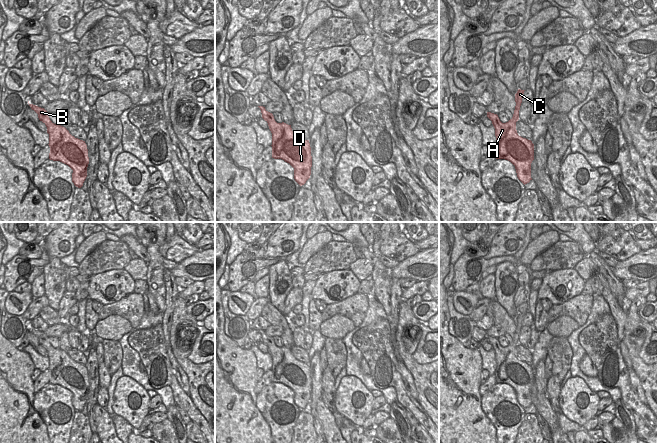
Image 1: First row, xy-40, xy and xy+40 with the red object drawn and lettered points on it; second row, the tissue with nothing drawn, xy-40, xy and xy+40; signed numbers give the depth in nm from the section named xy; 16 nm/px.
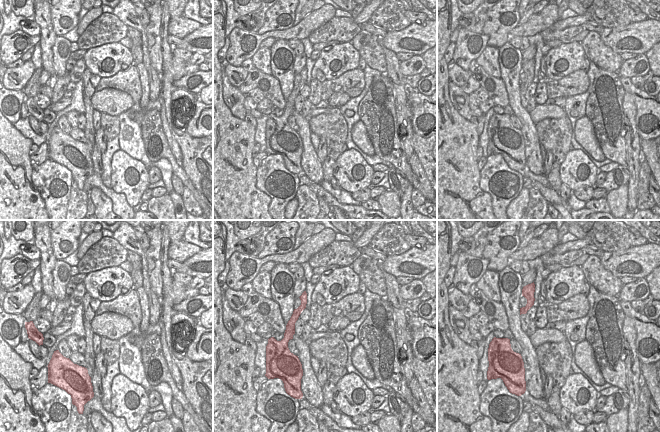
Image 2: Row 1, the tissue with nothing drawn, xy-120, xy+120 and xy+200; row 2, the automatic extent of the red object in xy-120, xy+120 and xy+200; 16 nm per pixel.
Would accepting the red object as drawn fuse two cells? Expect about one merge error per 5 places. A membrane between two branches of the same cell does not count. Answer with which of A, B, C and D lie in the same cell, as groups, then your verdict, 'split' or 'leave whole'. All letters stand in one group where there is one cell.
A B C D | leave whole

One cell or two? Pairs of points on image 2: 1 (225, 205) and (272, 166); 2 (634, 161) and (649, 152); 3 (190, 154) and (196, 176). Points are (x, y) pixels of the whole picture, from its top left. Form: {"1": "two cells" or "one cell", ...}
{"1": "two cells", "2": "two cells", "3": "one cell"}

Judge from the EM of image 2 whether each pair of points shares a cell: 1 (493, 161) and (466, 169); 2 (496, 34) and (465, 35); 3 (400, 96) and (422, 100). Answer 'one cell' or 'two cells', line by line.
1: two cells
2: two cells
3: two cells

